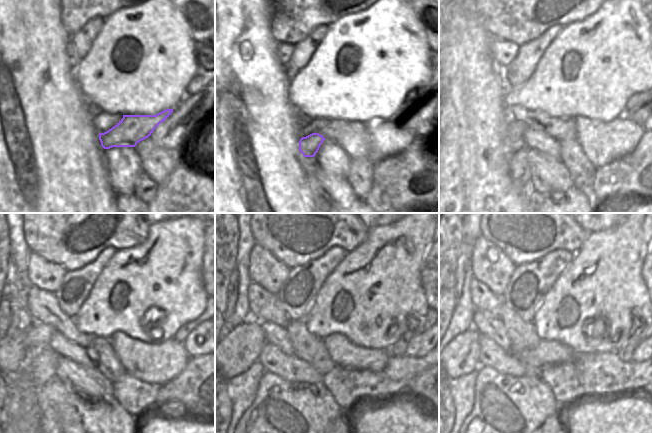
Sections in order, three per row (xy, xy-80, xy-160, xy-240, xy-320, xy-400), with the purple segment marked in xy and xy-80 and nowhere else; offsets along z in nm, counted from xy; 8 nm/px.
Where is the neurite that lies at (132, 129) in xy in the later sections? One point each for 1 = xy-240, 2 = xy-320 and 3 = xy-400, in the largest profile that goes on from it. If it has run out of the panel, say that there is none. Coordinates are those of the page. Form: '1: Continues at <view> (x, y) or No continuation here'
1: Continues at xy-240 (49, 416)
2: No continuation here
3: No continuation here.

